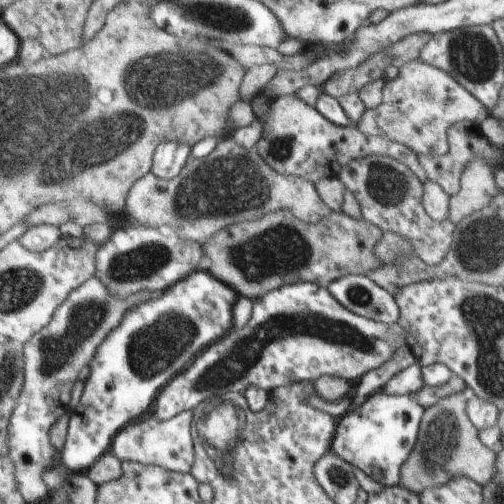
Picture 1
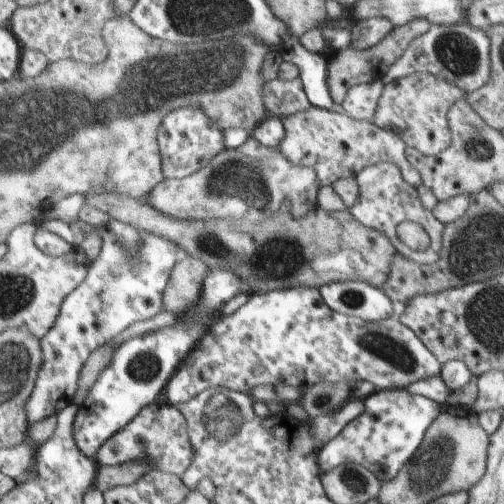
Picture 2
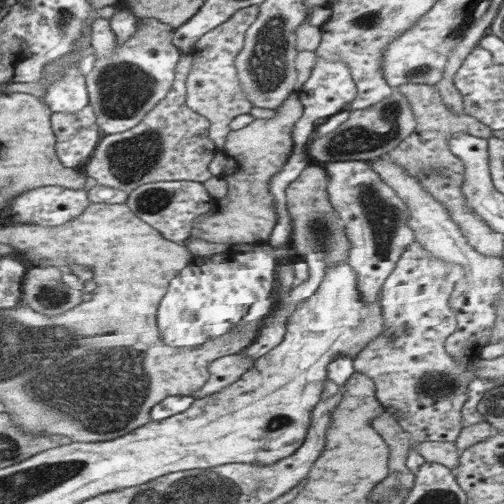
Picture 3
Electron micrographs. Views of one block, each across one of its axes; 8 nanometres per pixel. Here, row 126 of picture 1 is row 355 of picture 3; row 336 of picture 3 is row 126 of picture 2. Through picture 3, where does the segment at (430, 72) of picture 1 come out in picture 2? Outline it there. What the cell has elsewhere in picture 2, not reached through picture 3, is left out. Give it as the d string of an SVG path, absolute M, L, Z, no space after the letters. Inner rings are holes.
M425 72L409 74L405 78L385 84L375 110L375 118L371 122L381 130L395 132L405 142L407 150L415 148L433 158L451 146L449 112L463 96L463 90L455 84L449 84L445 78L437 78L435 74Z

